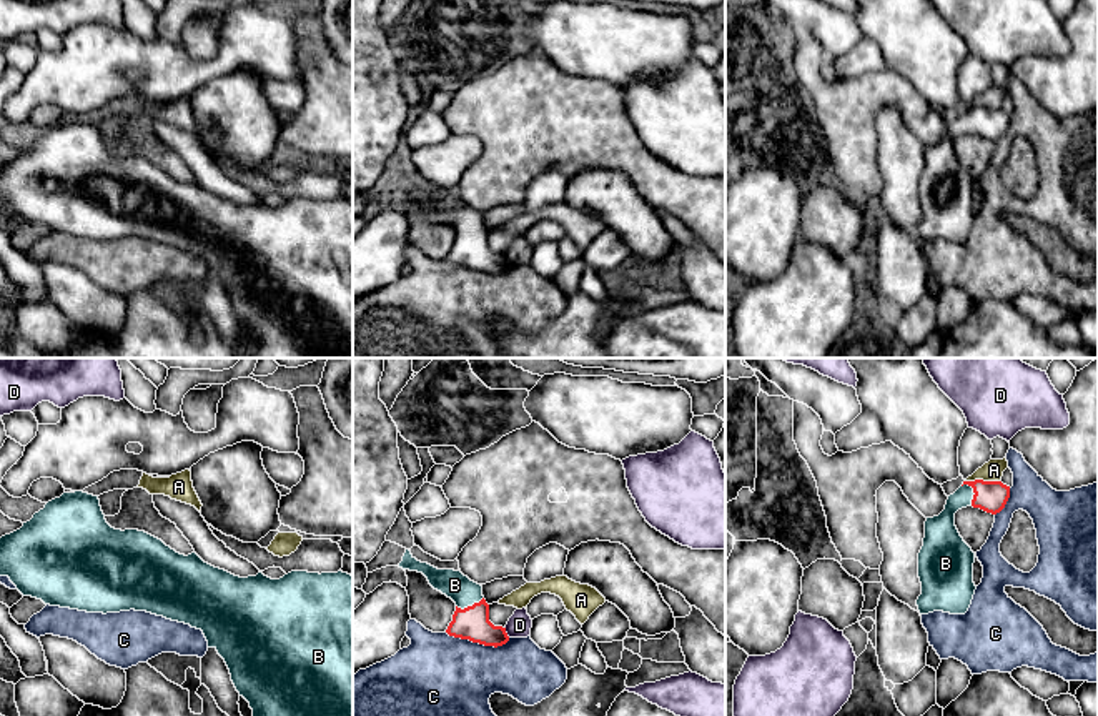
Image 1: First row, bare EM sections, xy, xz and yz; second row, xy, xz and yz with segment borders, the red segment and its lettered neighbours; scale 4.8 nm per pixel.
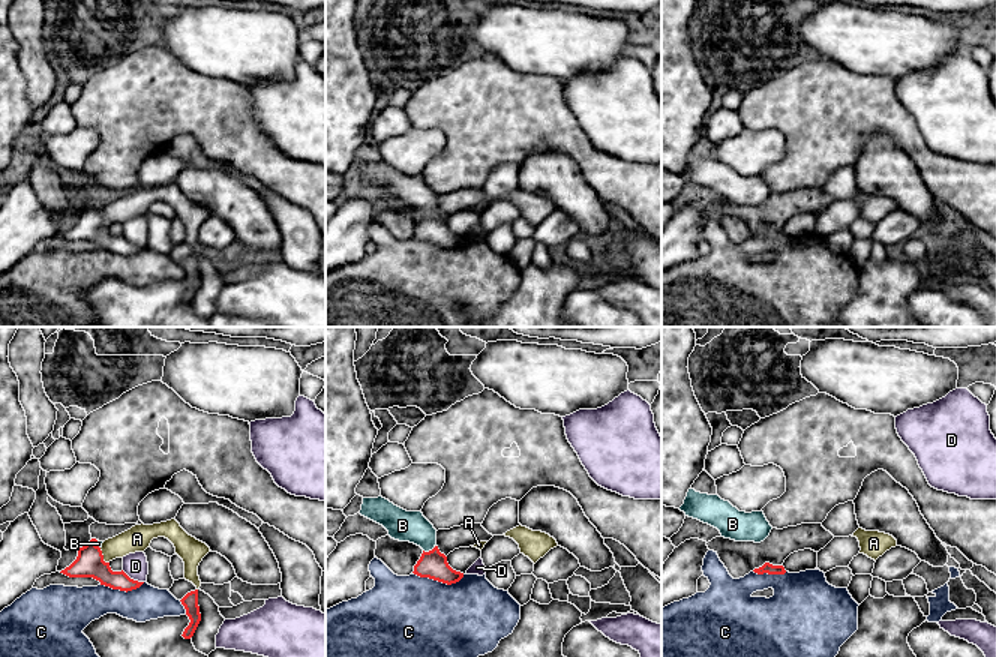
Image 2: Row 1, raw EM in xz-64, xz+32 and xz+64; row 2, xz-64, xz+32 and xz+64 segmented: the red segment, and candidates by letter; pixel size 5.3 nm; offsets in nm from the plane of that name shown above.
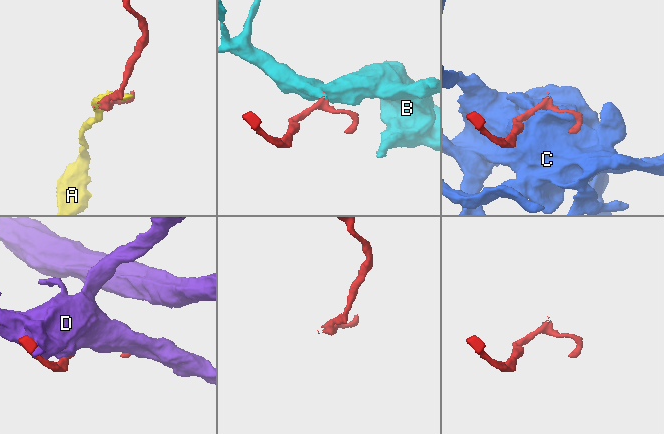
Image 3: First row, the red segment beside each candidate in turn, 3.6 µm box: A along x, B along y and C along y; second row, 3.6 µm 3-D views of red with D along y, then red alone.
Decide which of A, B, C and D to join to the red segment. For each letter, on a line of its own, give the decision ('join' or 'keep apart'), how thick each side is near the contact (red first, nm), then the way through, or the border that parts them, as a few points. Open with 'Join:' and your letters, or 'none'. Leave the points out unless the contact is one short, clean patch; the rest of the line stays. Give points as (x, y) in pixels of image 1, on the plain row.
Join: B
A: keep apart | 150/100 nm
B: join | 150/160 nm | across yz (990, 124), (974, 119), (949, 139), (940, 159)
C: keep apart | 160/440 nm
D: keep apart | 160/120 nm

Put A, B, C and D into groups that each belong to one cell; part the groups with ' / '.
A / B / C / D

